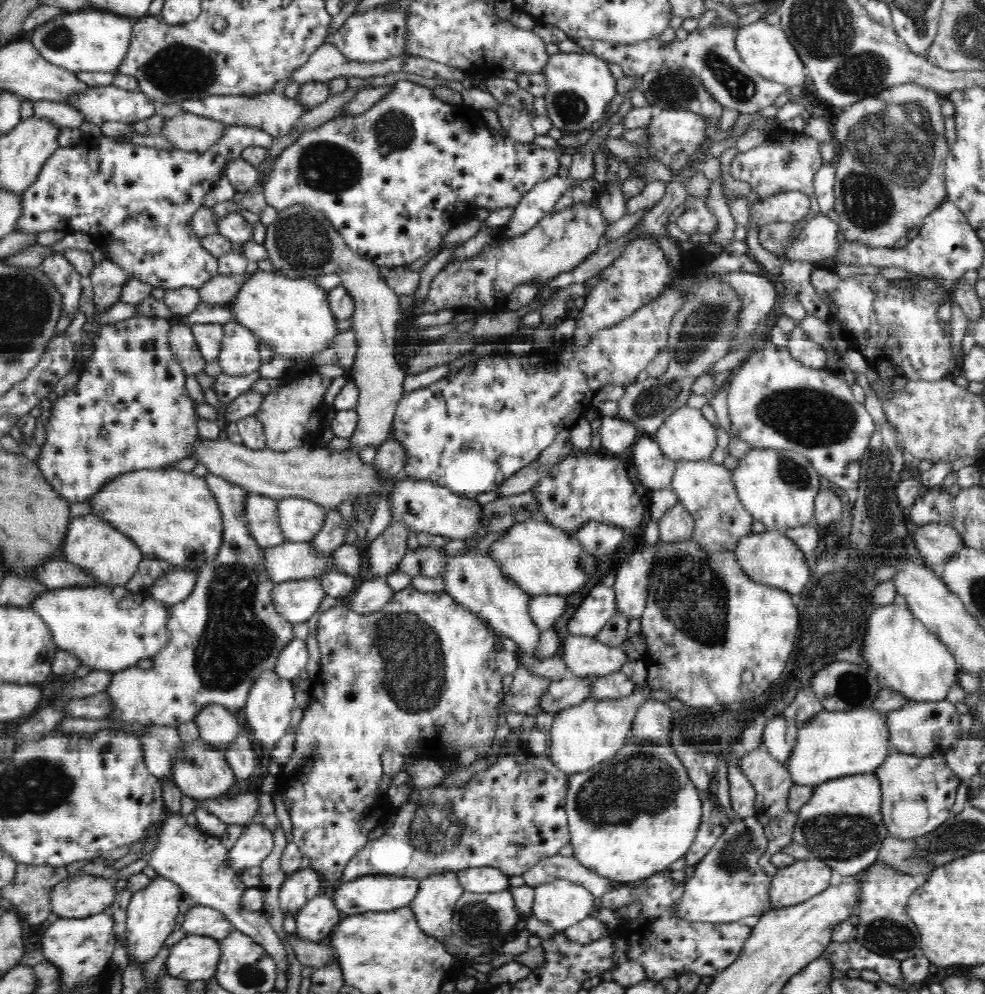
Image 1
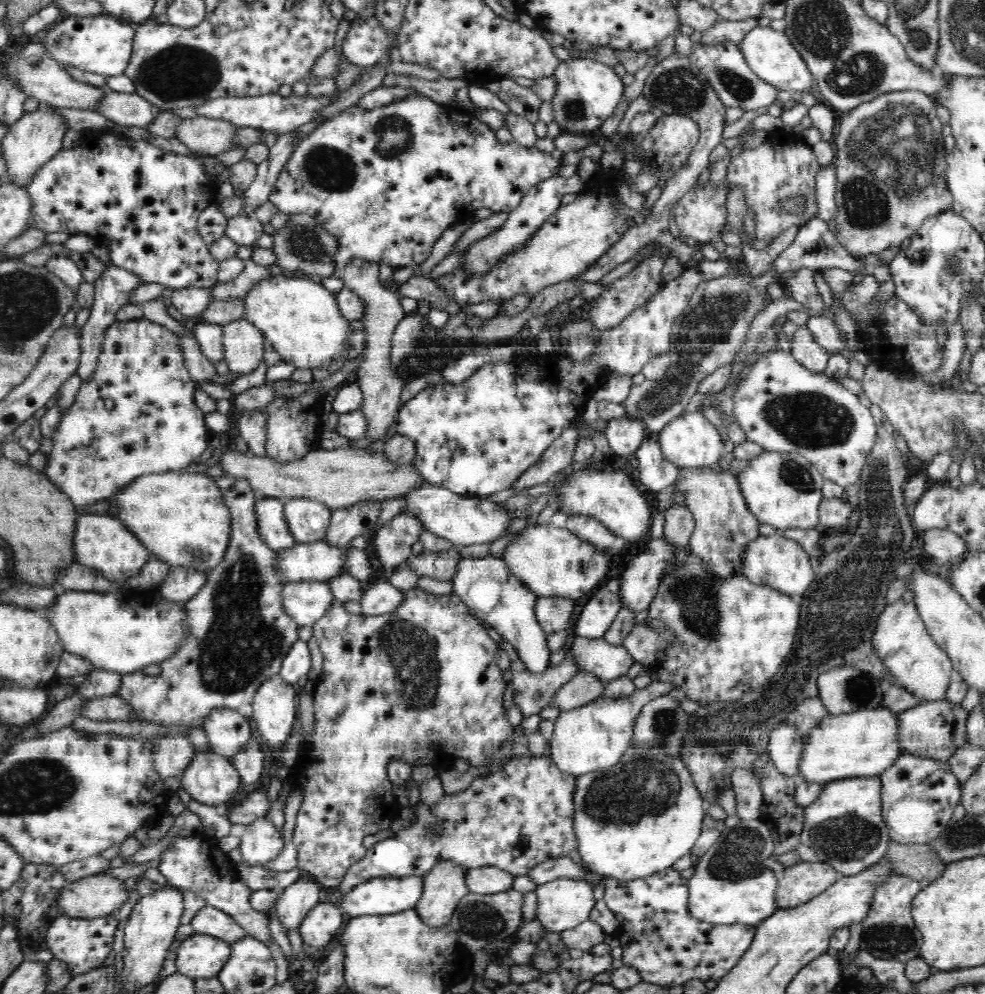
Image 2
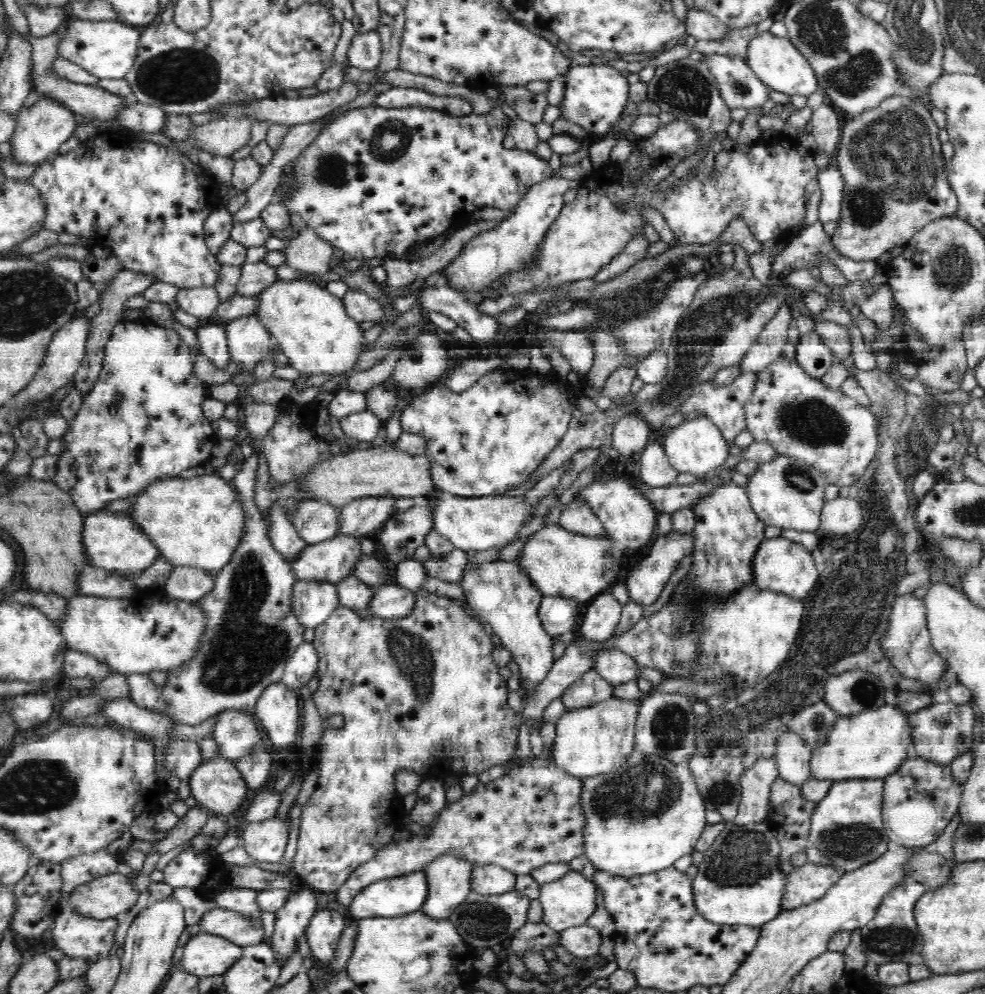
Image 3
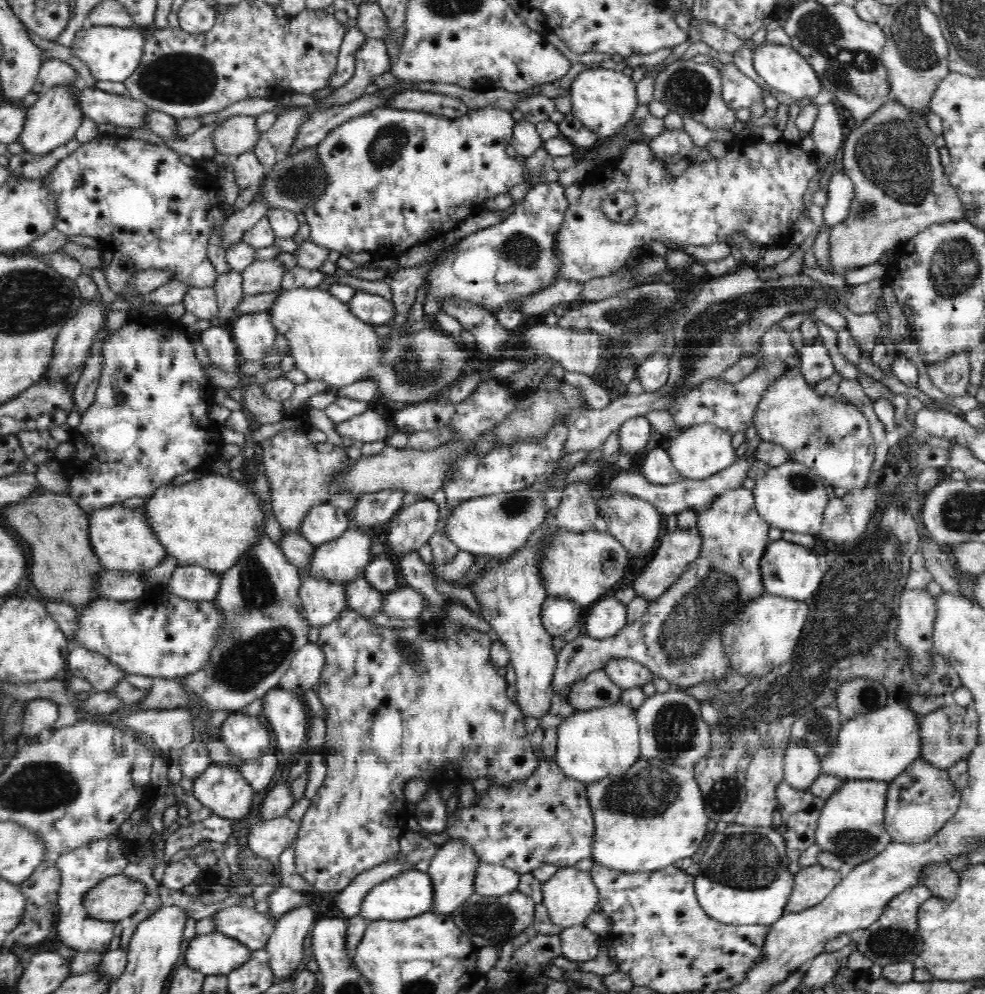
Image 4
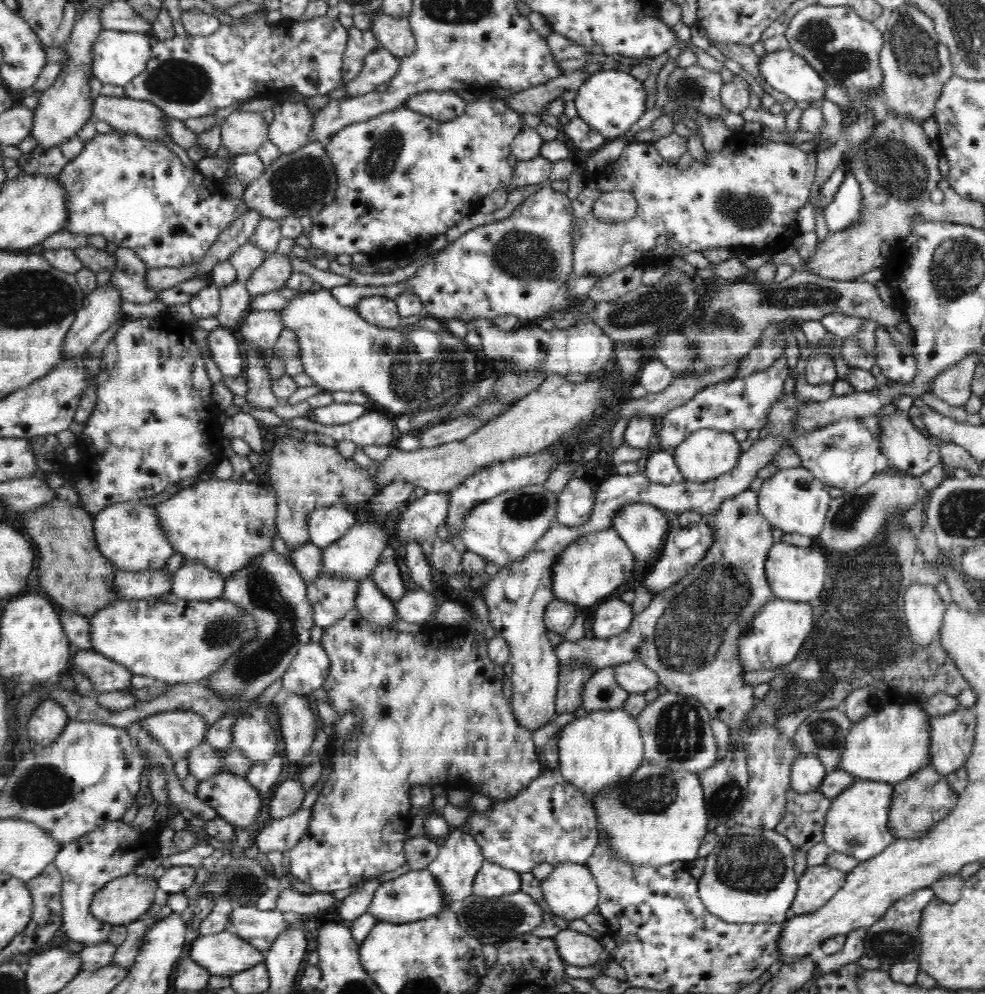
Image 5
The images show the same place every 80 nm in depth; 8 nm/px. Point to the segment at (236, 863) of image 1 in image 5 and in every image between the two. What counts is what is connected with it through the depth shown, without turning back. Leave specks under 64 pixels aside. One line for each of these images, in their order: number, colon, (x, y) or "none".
2: (260, 842)
3: (265, 841)
4: (268, 839)
5: (282, 834)

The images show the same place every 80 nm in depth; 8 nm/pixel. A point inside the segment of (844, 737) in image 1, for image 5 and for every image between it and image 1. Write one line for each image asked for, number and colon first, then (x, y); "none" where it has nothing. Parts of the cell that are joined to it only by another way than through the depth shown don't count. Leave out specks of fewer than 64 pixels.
2: (866, 743)
3: (873, 744)
4: (880, 746)
5: (891, 746)

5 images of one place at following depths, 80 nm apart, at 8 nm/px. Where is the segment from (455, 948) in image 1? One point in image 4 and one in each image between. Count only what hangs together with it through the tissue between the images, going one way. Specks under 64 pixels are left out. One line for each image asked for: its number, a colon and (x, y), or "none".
2: (444, 886)
3: (449, 876)
4: (453, 869)

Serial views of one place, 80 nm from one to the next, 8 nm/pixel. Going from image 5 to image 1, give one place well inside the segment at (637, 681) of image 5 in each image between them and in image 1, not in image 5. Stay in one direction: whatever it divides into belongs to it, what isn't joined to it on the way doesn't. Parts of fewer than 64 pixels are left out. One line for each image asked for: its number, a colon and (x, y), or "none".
1: (584, 656)
2: (605, 661)
3: (616, 667)
4: (625, 673)

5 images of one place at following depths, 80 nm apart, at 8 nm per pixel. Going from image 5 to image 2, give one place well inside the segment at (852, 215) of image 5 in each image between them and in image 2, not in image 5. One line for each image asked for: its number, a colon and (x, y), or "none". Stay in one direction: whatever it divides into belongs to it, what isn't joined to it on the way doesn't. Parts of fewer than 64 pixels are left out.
2: (826, 182)
3: (830, 181)
4: (841, 194)

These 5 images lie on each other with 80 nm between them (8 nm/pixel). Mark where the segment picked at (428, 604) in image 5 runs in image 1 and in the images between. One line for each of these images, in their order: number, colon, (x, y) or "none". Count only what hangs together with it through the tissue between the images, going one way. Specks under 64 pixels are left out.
1: (371, 595)
2: (379, 597)
3: (389, 601)
4: (405, 602)

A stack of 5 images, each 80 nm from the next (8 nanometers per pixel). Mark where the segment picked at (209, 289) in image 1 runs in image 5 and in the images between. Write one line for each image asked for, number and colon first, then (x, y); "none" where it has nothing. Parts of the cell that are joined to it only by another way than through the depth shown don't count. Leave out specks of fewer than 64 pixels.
2: (238, 287)
3: (255, 277)
4: (263, 276)
5: (272, 274)

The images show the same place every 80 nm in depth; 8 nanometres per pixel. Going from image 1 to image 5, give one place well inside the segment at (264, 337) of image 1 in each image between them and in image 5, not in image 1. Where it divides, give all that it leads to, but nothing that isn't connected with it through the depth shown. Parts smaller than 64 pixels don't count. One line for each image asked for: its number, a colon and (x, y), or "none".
2: (302, 320)
3: (311, 326)
4: (328, 342)
5: (339, 350)

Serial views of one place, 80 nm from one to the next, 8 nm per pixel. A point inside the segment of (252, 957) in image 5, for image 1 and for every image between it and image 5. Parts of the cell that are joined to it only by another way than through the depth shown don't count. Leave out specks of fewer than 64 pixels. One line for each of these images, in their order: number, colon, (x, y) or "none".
1: (195, 957)
2: (200, 956)
3: (205, 954)
4: (213, 954)

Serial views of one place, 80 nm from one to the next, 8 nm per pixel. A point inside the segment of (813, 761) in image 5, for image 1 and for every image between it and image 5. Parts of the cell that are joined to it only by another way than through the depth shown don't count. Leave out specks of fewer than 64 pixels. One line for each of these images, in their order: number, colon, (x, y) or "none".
1: (779, 737)
2: (785, 744)
3: (792, 754)
4: (801, 764)

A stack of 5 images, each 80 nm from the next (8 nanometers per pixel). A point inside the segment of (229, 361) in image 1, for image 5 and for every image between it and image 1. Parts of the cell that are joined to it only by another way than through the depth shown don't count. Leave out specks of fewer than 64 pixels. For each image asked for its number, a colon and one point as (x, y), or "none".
2: (243, 343)
3: (249, 342)
4: (254, 333)
5: (260, 329)

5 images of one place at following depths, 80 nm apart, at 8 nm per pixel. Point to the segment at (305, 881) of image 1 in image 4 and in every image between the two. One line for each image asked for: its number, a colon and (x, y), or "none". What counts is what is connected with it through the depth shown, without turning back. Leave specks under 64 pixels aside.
2: (293, 903)
3: (292, 917)
4: (285, 949)

